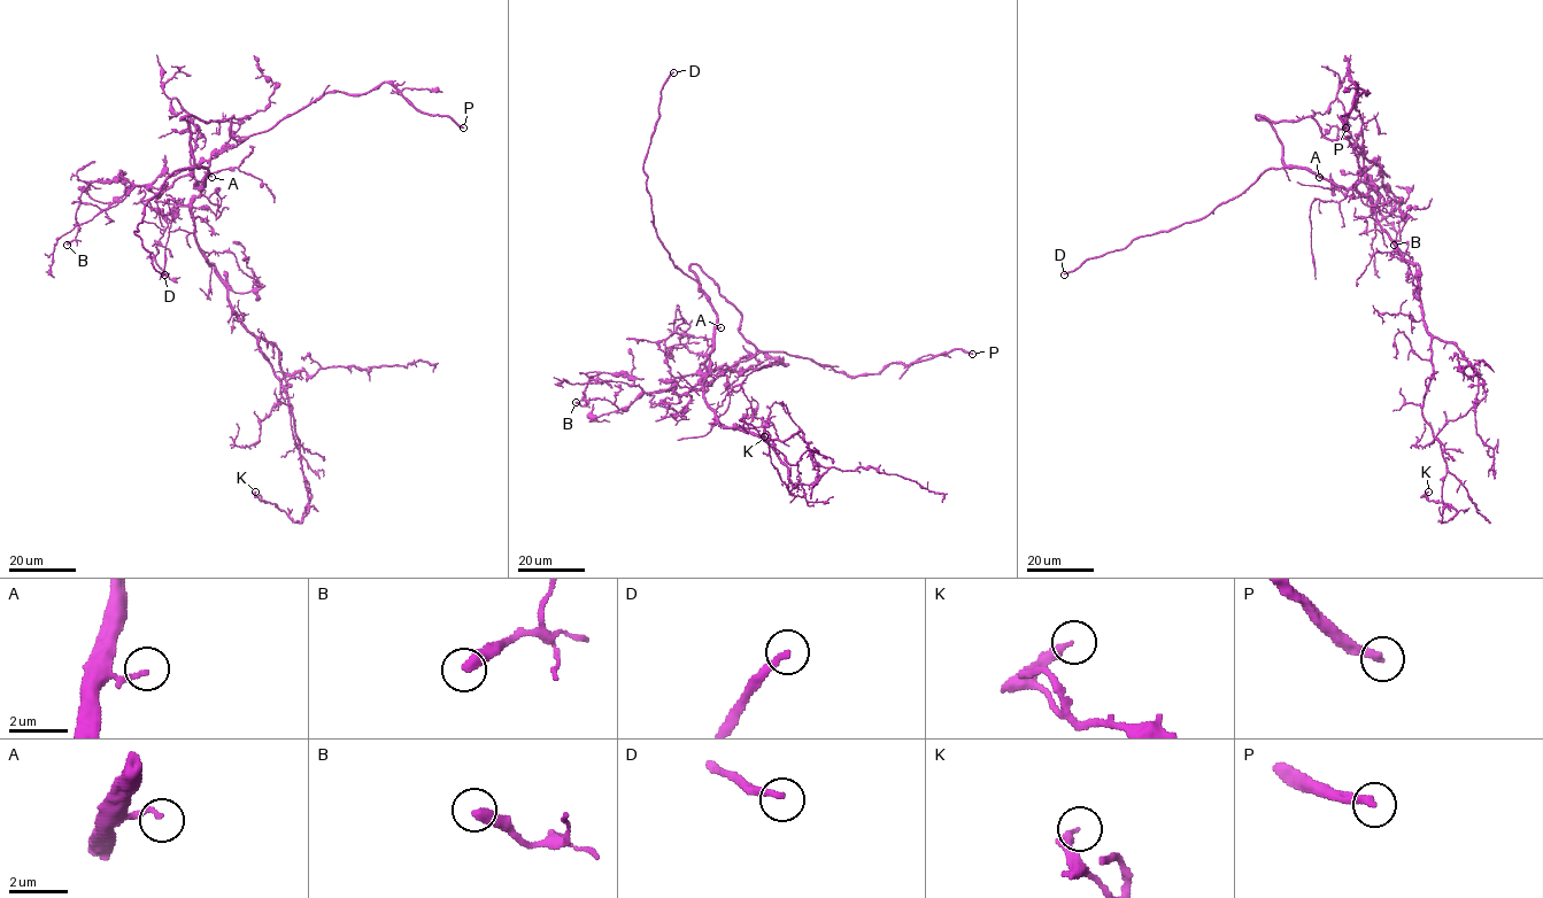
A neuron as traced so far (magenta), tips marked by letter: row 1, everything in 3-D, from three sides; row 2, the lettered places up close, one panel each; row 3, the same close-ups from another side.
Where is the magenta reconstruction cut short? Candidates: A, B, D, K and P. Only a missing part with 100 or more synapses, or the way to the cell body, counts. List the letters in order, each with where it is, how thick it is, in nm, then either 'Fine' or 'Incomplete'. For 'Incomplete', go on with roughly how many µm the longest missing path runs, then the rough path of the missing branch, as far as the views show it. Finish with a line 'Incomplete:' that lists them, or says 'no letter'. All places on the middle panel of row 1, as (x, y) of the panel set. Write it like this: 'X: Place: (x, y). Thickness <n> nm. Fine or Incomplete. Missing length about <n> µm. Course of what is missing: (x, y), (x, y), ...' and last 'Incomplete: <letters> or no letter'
A: Place: (720, 327). Thickness 170 nm. Fine
B: Place: (576, 402). Thickness 420 nm. Fine
D: Place: (673, 72). Thickness 220 nm. Incomplete. Missing length about 80 µm
K: Place: (764, 436). Thickness 240 nm. Fine
P: Place: (972, 354). Thickness 280 nm. Incomplete. Missing length about 80 µm
Incomplete: D, P

